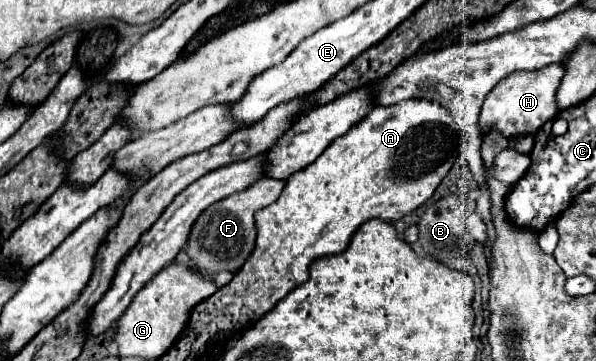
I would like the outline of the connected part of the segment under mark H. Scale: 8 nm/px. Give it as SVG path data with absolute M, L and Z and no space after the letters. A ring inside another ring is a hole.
M547 65L539 71L515 71L501 79L491 89L481 107L479 113L481 135L487 135L493 129L501 133L505 139L519 135L535 135L535 131L539 131L547 121L551 121L557 115L557 105L553 99L563 73L565 71L561 65Z

